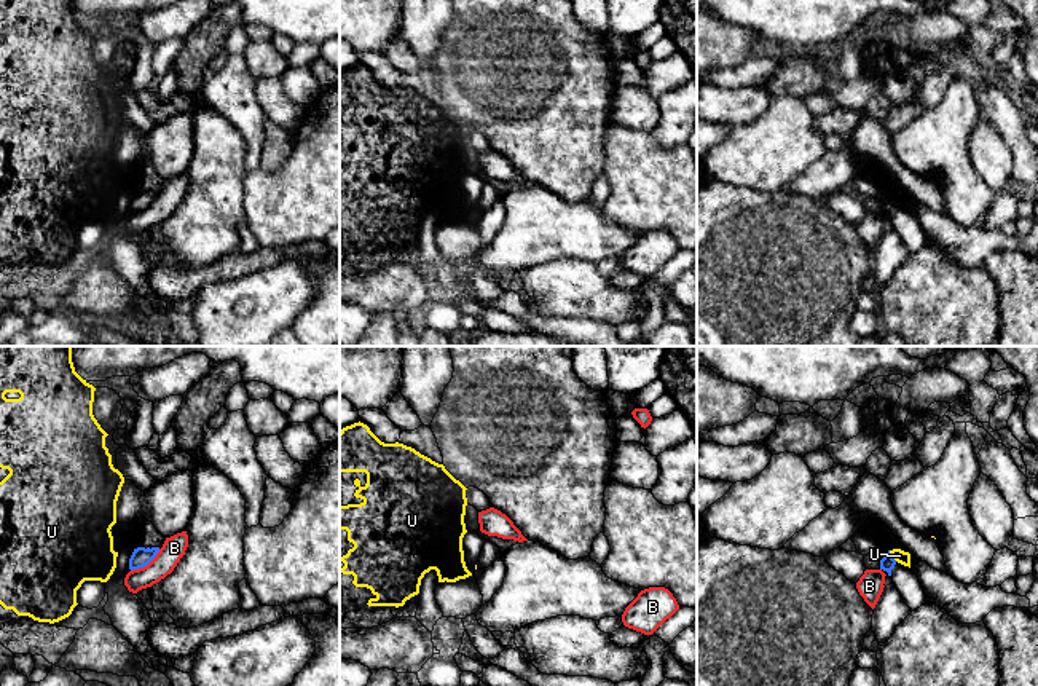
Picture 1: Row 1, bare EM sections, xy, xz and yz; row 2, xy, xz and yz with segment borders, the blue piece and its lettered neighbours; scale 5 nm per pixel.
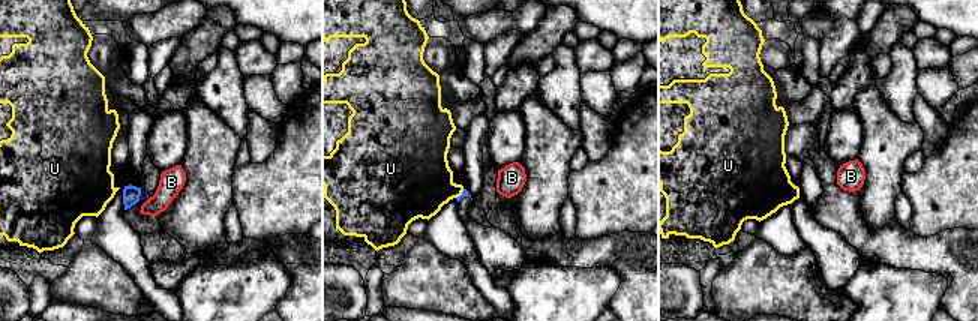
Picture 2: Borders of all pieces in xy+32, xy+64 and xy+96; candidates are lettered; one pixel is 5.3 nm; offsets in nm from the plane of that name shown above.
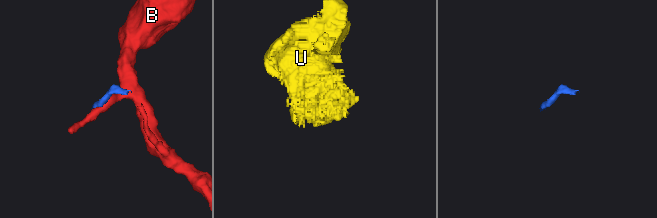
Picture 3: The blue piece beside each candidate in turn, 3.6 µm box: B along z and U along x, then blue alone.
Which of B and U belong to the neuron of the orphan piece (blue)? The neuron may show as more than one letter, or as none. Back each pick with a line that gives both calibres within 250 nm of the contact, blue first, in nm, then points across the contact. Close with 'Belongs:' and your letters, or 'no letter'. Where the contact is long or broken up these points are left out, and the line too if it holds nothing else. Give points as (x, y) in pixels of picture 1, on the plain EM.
Belongs: no letter

